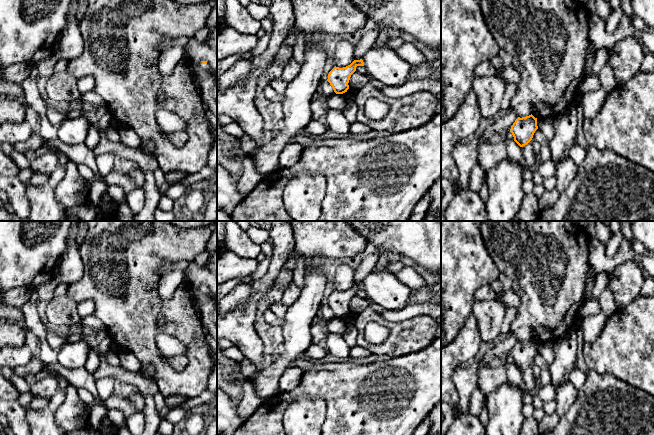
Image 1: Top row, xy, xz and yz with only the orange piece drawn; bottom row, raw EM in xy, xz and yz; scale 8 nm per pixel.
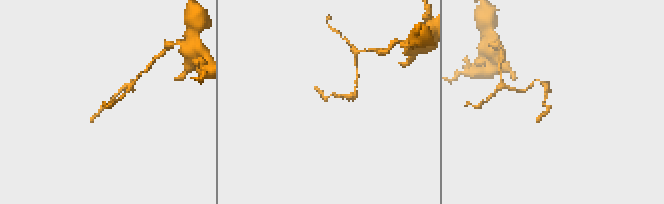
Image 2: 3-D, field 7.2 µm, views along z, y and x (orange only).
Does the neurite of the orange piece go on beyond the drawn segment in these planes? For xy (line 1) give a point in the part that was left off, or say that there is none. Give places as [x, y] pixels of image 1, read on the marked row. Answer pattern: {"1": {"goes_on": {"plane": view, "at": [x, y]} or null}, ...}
{"1": {"goes_on": null}}

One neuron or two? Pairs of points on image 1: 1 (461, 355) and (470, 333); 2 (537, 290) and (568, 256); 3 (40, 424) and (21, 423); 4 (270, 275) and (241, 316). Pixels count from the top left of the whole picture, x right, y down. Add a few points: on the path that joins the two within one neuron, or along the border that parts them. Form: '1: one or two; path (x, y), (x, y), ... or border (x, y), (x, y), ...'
1: one; path (461, 350), (467, 344), (468, 338)
2: one; path (545, 282), (560, 264)
3: two; border (26, 412), (26, 422), (28, 424)
4: one; path (262, 285), (250, 306)

